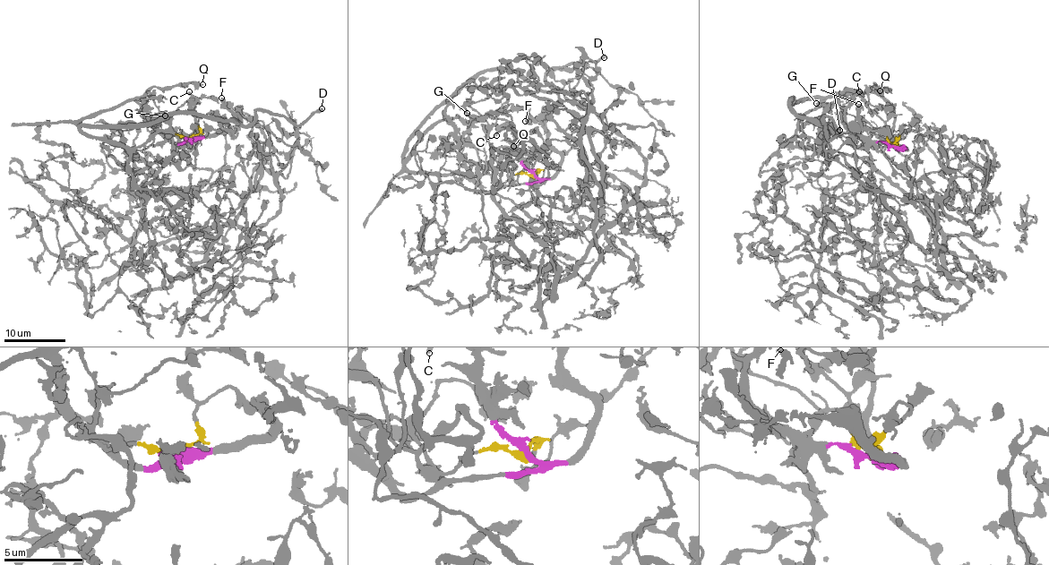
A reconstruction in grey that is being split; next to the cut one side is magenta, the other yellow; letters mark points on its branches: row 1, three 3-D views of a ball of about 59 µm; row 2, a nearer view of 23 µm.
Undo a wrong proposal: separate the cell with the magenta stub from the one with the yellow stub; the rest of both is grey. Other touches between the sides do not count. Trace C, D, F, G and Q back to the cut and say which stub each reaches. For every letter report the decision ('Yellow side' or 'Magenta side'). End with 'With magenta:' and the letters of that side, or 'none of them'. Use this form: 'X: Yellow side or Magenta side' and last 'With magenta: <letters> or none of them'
C: Magenta side
D: Magenta side
F: Magenta side
G: Magenta side
Q: Magenta side
With magenta: C, D, F, G, Q

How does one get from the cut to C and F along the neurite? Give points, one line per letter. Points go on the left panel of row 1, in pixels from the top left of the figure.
C: (189, 139), (185, 136), (190, 138), (196, 124), (188, 91)
F: (189, 139), (207, 137), (229, 127), (226, 122), (233, 116), (220, 98)

